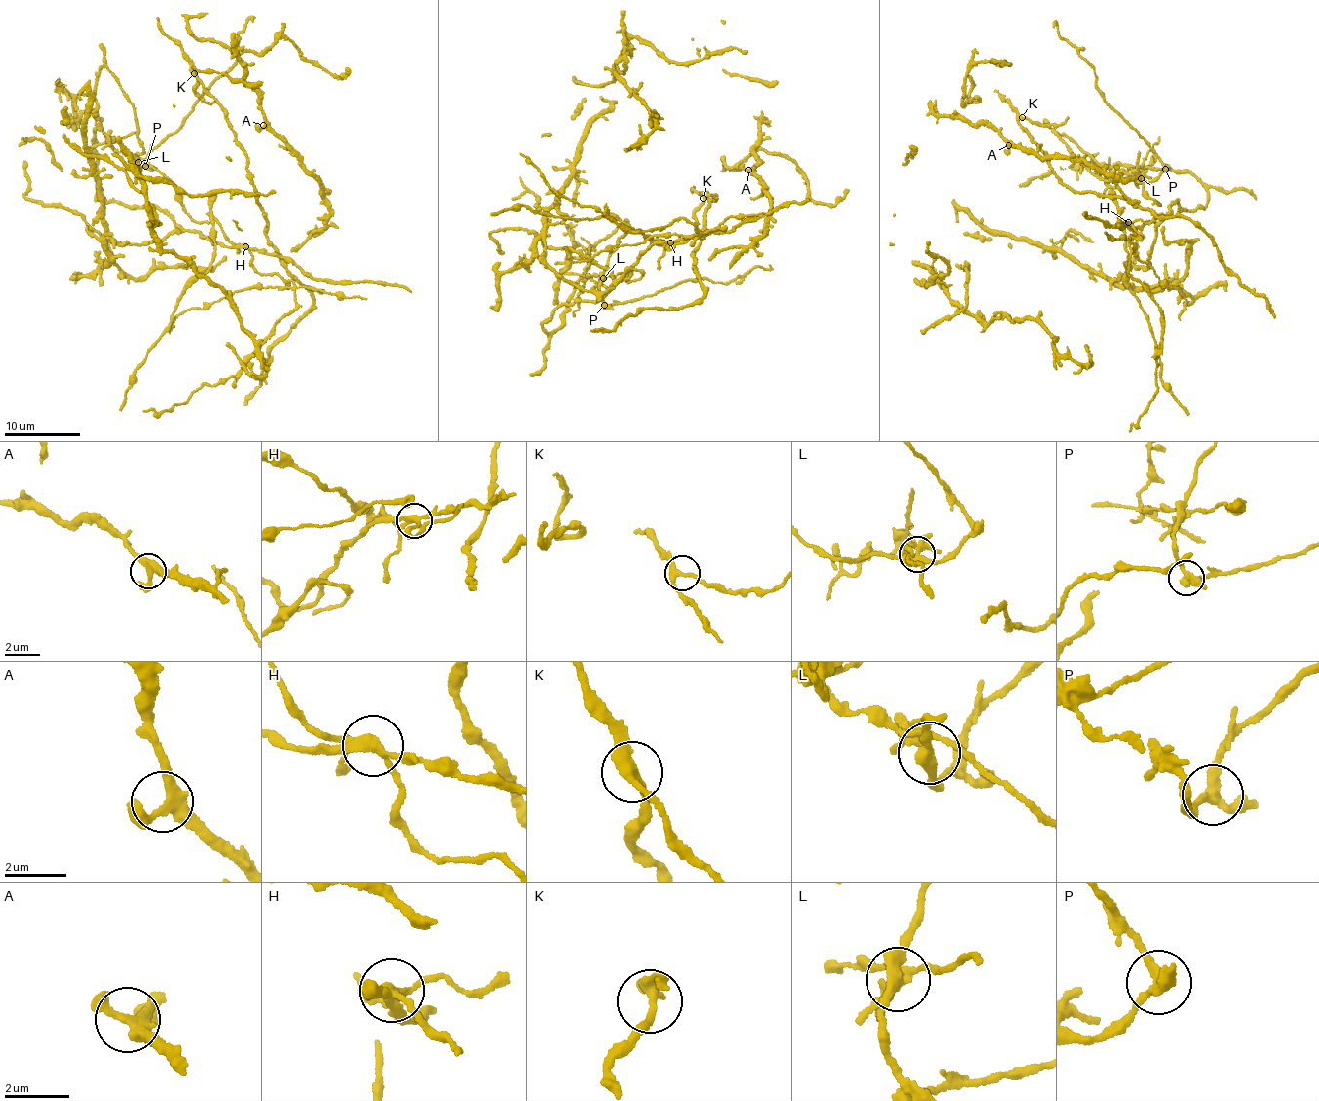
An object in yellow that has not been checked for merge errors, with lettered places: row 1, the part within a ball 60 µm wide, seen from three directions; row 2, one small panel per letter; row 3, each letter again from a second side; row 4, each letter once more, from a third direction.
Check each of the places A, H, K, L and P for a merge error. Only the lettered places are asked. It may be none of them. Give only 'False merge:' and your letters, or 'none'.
False merge: H, L, P

